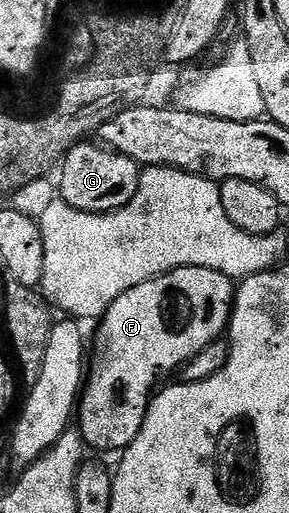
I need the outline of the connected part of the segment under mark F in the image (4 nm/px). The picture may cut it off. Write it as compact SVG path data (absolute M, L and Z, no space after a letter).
M182 267L176 269L172 273L164 273L161 277L155 277L152 281L142 283L138 287L134 287L130 291L126 291L110 308L106 310L102 320L99 322L100 334L96 337L96 362L90 365L90 372L86 377L86 384L83 386L82 392L78 398L78 432L80 438L83 439L85 446L89 450L97 449L100 453L116 453L126 450L130 447L130 443L134 443L134 439L138 435L138 431L142 431L142 423L146 419L146 411L148 403L154 396L154 390L157 388L156 381L160 381L163 377L168 377L172 372L183 370L184 366L195 359L198 354L206 347L210 347L216 341L221 340L225 336L228 323L232 319L232 302L234 300L234 281L225 273L219 273L213 269L199 269L198 267Z

